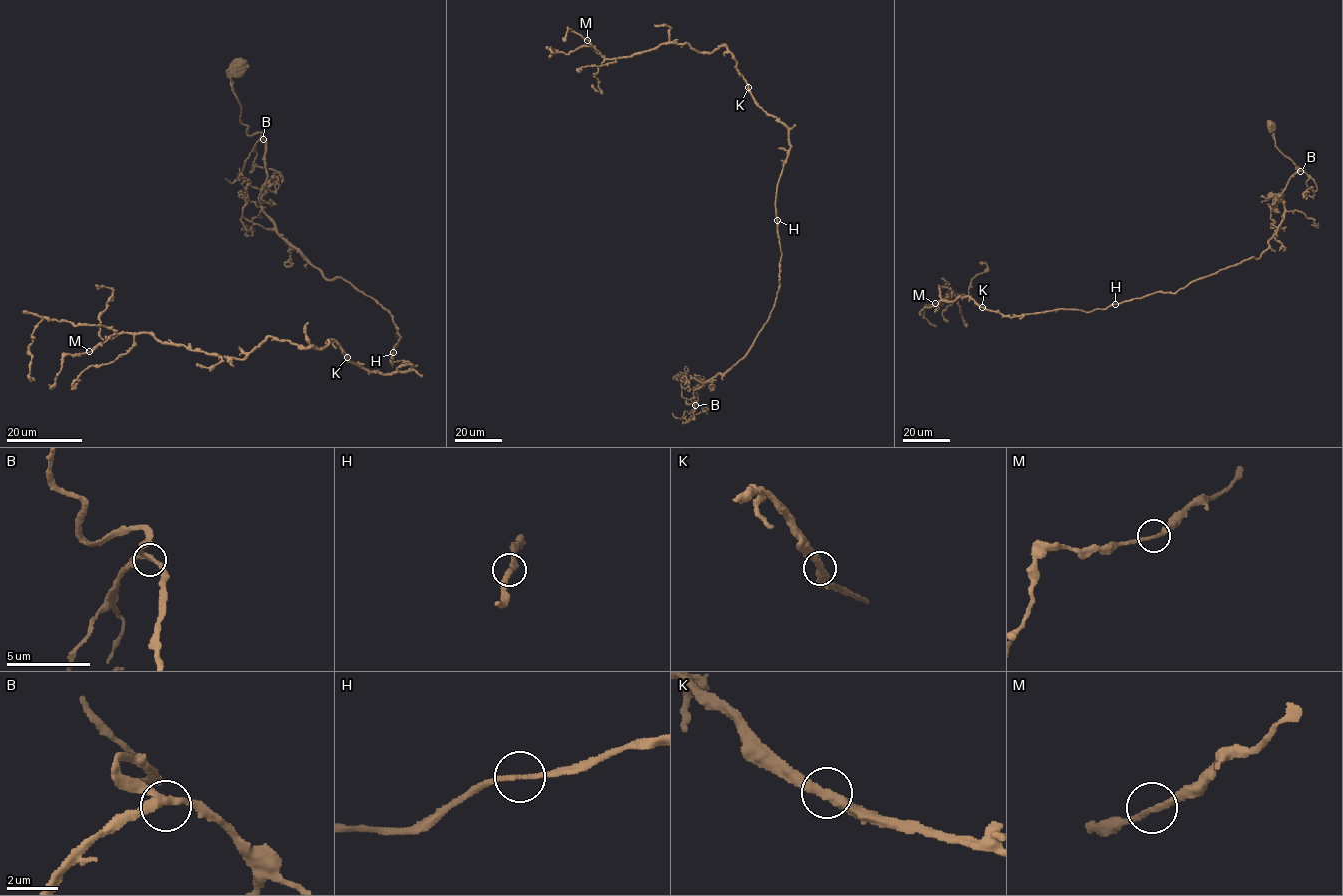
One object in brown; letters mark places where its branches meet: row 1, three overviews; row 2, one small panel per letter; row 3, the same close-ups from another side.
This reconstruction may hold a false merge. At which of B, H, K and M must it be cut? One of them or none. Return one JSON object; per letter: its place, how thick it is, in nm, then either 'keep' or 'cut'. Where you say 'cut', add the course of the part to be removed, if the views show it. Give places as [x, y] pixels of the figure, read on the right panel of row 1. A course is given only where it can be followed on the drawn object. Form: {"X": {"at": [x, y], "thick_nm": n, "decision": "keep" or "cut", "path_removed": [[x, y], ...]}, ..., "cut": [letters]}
{"B": {"at": [1300, 171], "thick_nm": 280, "decision": "keep"}, "H": {"at": [1115, 304], "thick_nm": 220, "decision": "keep"}, "K": {"at": [982, 307], "thick_nm": 400, "decision": "keep"}, "M": {"at": [935, 303], "thick_nm": 200, "decision": "keep"}, "cut": []}

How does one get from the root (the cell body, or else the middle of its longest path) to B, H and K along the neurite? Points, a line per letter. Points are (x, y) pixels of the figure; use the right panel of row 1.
B: (1270, 125), (1275, 146), (1300, 171)
H: (1270, 125), (1275, 146), (1299, 170), (1281, 194), (1284, 218), (1269, 247), (1257, 259), (1174, 293), (1115, 304)
K: (1270, 125), (1299, 170), (1259, 258), (1174, 293), (1089, 312), (1010, 317), (982, 307)

